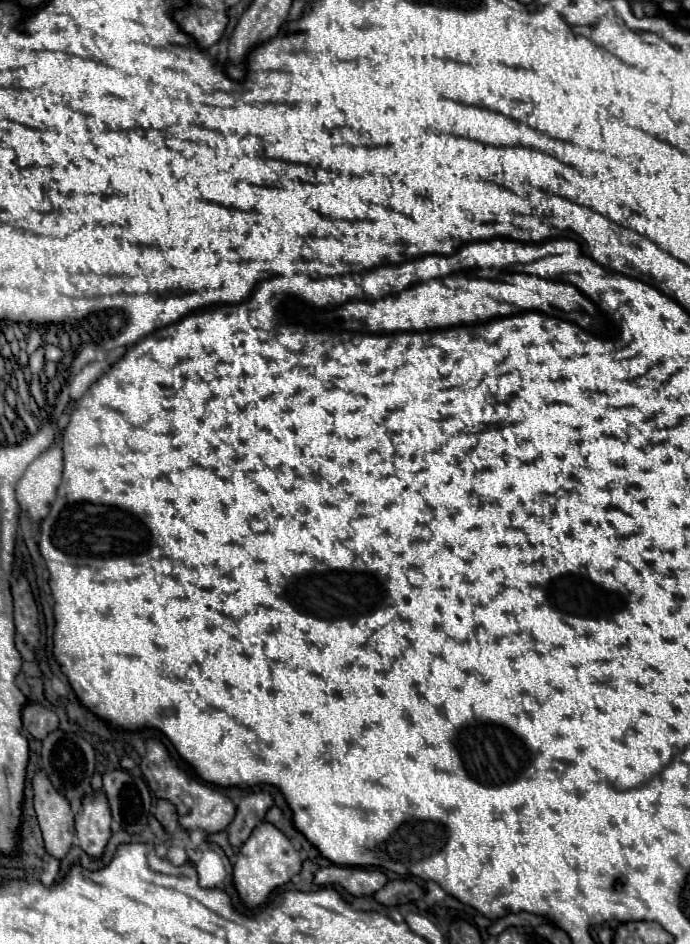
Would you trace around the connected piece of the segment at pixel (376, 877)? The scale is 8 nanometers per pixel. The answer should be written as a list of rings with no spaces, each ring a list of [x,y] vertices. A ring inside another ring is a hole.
[[[325,866],[315,874],[315,884],[331,886],[339,884],[353,896],[371,896],[387,884],[387,876],[381,870],[365,870],[351,866]]]

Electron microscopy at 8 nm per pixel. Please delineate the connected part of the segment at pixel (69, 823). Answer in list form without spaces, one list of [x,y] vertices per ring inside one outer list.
[[[35,772],[33,780],[33,802],[37,820],[43,832],[45,848],[51,856],[63,858],[73,846],[73,810],[53,786],[51,780],[39,772]]]

